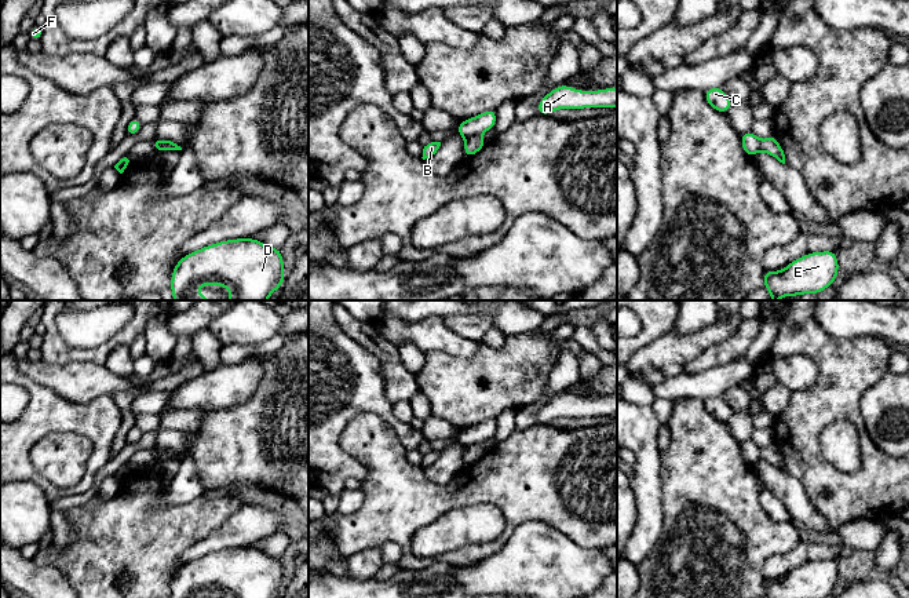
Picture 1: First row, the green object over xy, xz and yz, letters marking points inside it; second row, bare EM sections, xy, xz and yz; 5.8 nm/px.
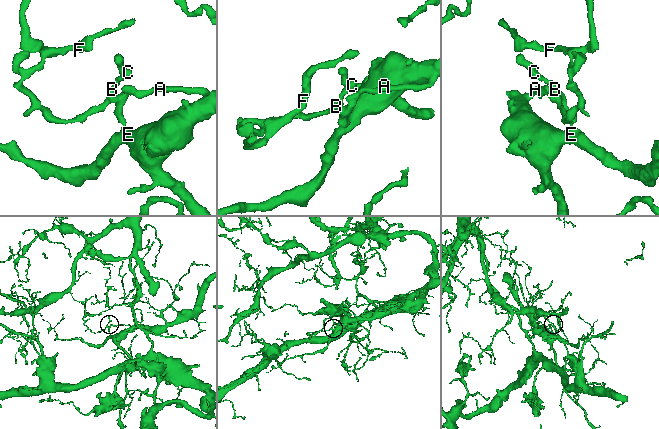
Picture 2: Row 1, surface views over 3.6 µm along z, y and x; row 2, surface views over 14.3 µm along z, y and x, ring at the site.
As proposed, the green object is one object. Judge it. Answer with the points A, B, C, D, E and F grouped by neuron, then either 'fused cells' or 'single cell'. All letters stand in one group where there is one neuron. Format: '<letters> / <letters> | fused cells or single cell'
A / B C D E F | fused cells

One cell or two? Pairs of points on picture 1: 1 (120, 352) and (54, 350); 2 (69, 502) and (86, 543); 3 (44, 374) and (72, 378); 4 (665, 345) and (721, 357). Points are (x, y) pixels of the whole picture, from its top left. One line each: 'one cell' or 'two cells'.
1: two cells
2: two cells
3: one cell
4: two cells

